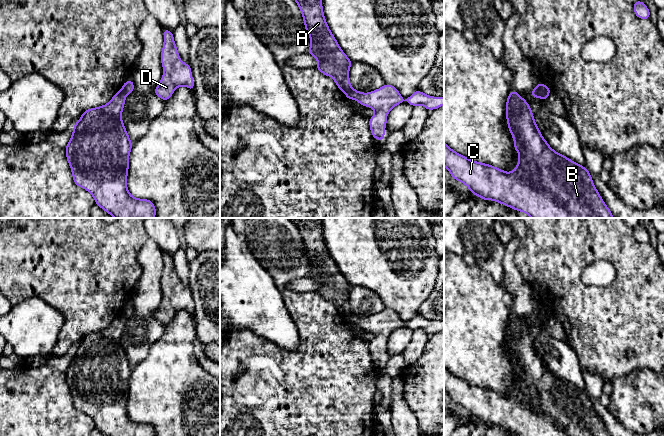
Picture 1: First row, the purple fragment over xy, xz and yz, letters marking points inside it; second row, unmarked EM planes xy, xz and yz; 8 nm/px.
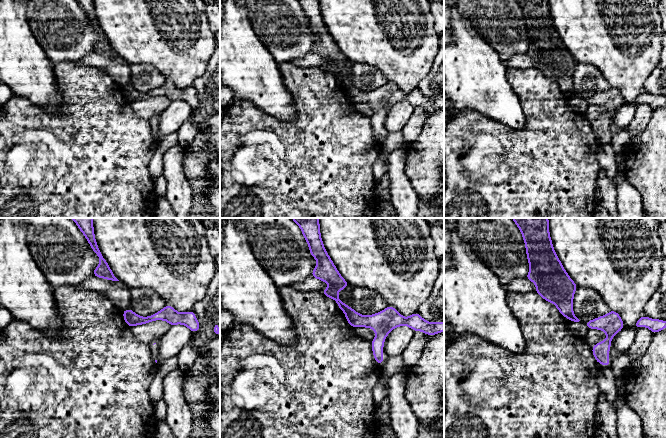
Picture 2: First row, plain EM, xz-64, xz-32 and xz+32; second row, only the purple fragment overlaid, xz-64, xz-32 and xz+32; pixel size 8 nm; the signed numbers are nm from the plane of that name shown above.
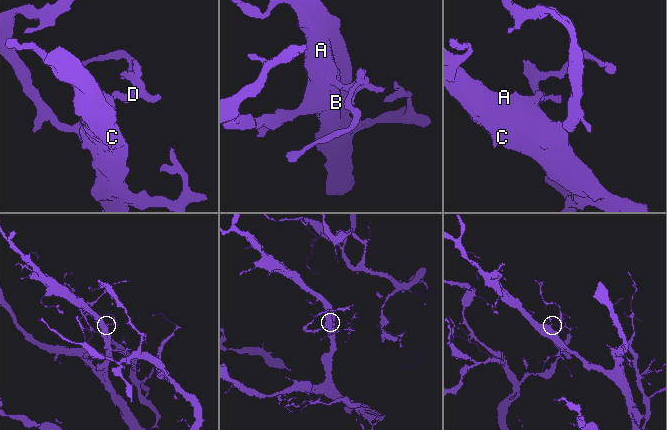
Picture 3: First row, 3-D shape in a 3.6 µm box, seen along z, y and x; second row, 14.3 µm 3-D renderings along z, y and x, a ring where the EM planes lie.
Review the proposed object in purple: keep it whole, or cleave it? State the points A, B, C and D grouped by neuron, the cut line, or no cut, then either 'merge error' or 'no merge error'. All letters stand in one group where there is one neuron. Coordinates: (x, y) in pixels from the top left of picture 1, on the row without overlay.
A B C / D; cut in xz along (350, 310), (344, 316); merge error

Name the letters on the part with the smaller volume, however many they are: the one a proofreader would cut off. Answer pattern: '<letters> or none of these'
D

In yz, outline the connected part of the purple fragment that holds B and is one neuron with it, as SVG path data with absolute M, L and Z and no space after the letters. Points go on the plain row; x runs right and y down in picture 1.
M510 316L506 325L506 343L508 353L514 363L514 373L519 377L519 387L510 397L492 389L480 387L453 375L444 366L444 390L451 400L465 408L470 416L484 424L493 424L516 435L522 436L611 436L606 430L595 409L590 396L586 391L571 385L554 375L541 359L533 341L529 328L518 316Z

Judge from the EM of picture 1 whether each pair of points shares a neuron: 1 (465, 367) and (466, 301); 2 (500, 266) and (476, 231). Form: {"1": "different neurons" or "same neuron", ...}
{"1": "same neuron", "2": "same neuron"}

